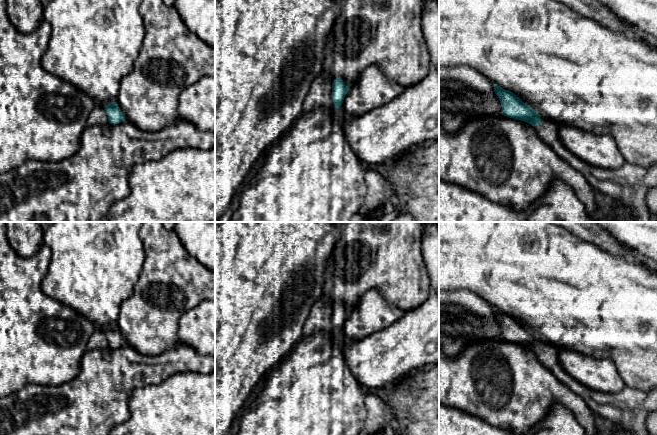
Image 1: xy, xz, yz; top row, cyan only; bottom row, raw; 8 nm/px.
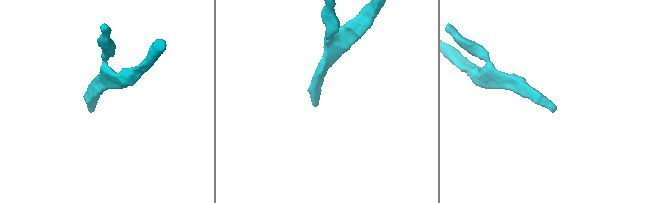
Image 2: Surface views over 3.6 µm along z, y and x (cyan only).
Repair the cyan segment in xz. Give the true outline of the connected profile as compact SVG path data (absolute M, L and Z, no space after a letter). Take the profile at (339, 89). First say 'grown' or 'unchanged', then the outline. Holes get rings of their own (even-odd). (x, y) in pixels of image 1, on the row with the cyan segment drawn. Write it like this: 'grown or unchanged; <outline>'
grown; M322 73L311 85L304 100L301 115L318 108L325 109L328 112L340 109L348 89L342 79L336 78L331 83L326 73Z

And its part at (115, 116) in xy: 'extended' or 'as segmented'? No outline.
extended

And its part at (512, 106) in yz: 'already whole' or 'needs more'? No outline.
needs more

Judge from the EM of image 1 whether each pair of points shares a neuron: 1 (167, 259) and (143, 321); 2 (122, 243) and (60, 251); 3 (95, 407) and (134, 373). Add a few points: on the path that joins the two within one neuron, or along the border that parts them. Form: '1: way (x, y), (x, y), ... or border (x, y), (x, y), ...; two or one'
1: way (167, 274), (165, 289), (155, 306); one
2: way (107, 244), (99, 246), (94, 251), (75, 251); one
3: way (105, 397), (124, 378); one

